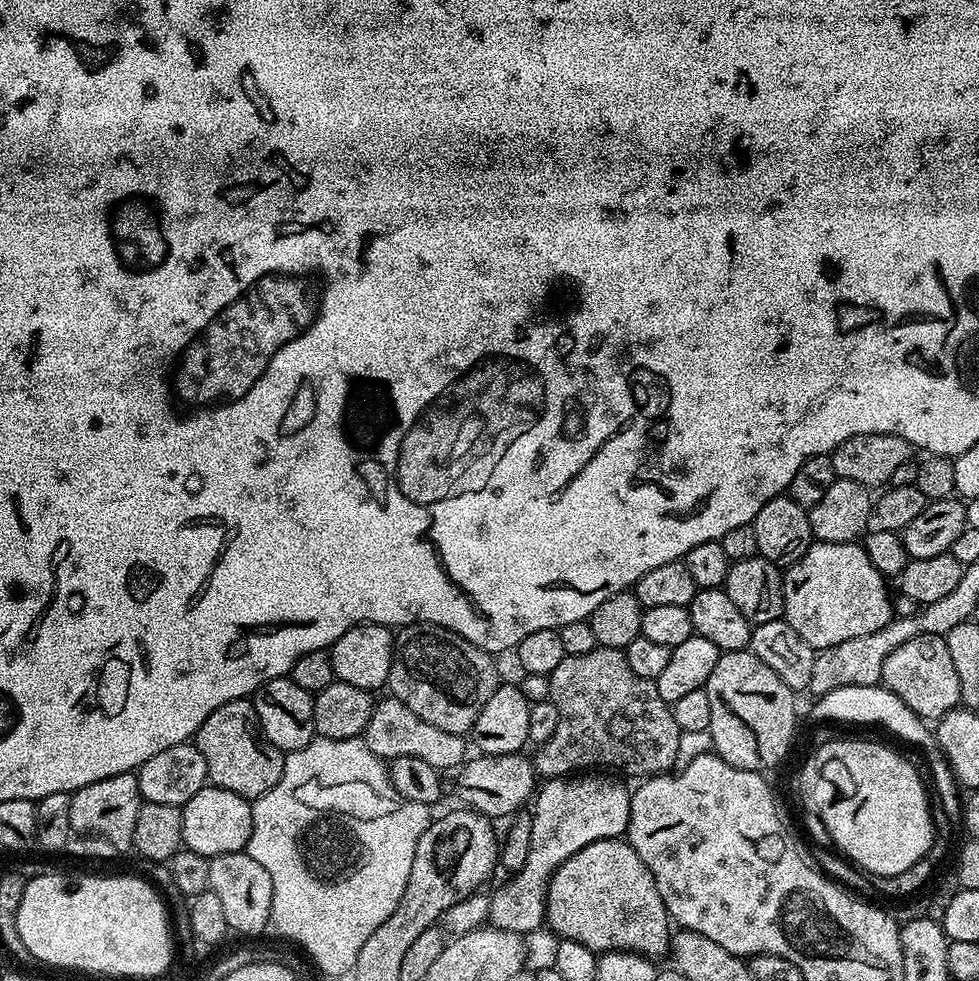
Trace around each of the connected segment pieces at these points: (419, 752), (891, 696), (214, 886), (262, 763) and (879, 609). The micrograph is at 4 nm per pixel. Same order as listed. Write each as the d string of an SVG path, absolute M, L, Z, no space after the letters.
M387 699L381 704L379 701L373 707L372 717L362 737L365 746L374 755L384 762L391 762L405 756L406 758L422 758L422 762L427 762L429 766L434 766L437 770L459 769L469 755L469 741L464 736L450 734L450 730L438 730L438 726L430 726L430 722L418 718L418 714L414 714L414 710L407 708L401 700Z
M881 685L844 686L836 688L819 697L812 710L818 720L834 720L836 722L852 722L854 724L878 724L884 726L896 737L906 740L920 748L927 755L939 749L935 731L920 716L910 710L910 706L898 698L892 691Z
M247 851L222 854L210 859L210 890L222 901L226 922L233 933L256 936L272 919L272 883L266 866L254 862Z
M251 699L218 706L218 710L214 710L214 714L210 714L196 731L194 743L202 758L206 758L209 781L217 788L244 796L250 802L274 790L282 778L285 753L264 736L256 717L256 705Z
M814 542L806 550L806 554L802 554L802 558L798 562L787 565L786 571L783 573L784 578L784 615L783 619L787 620L790 626L794 626L794 630L798 634L798 638L802 638L806 643L814 649L821 650L836 646L840 642L846 642L846 638L862 638L862 634L874 634L874 630L882 630L882 626L886 626L894 618L894 600L890 595L888 597L888 588L886 578L874 566L874 562L870 562L870 558L866 554L863 543L853 542L851 544L835 544L834 542Z

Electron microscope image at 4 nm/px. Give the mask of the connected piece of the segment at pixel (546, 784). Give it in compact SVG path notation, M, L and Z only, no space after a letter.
M573 774L548 778L539 785L530 808L532 833L526 866L509 879L512 880L509 884L491 893L487 919L491 927L521 934L537 931L545 923L544 901L548 880L558 866L594 842L614 840L627 833L632 797L629 789L624 789L619 782L608 774Z

